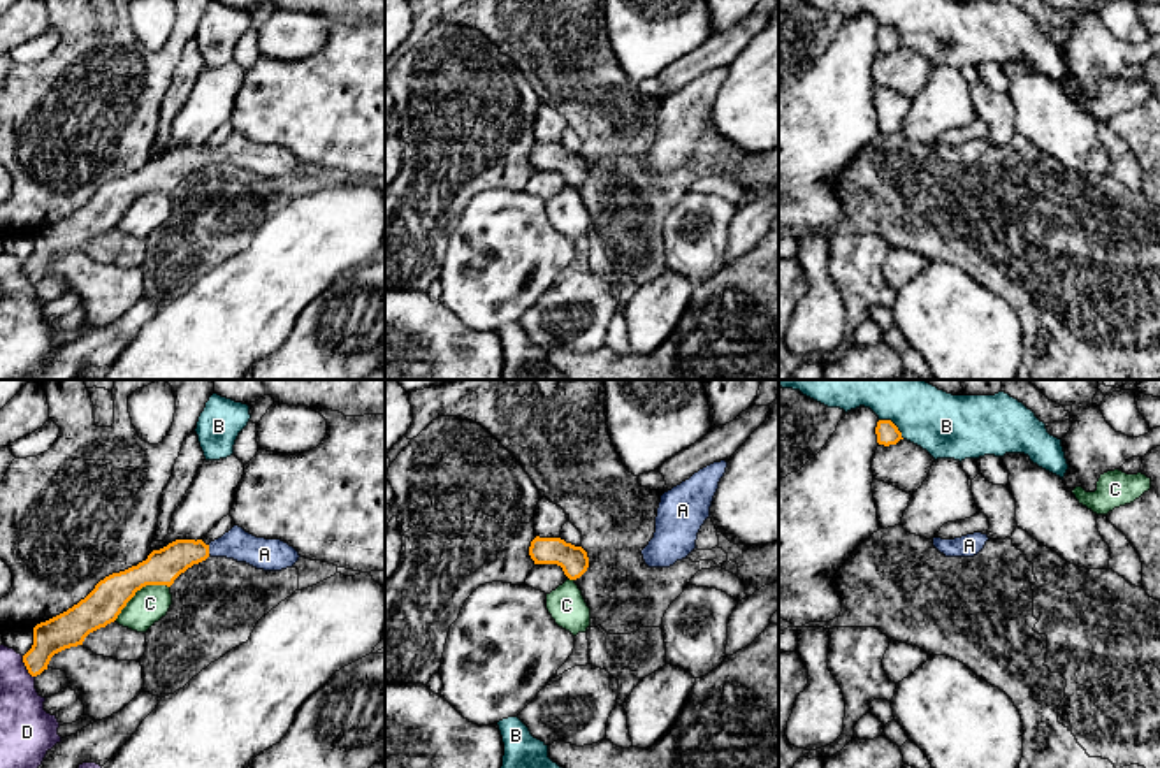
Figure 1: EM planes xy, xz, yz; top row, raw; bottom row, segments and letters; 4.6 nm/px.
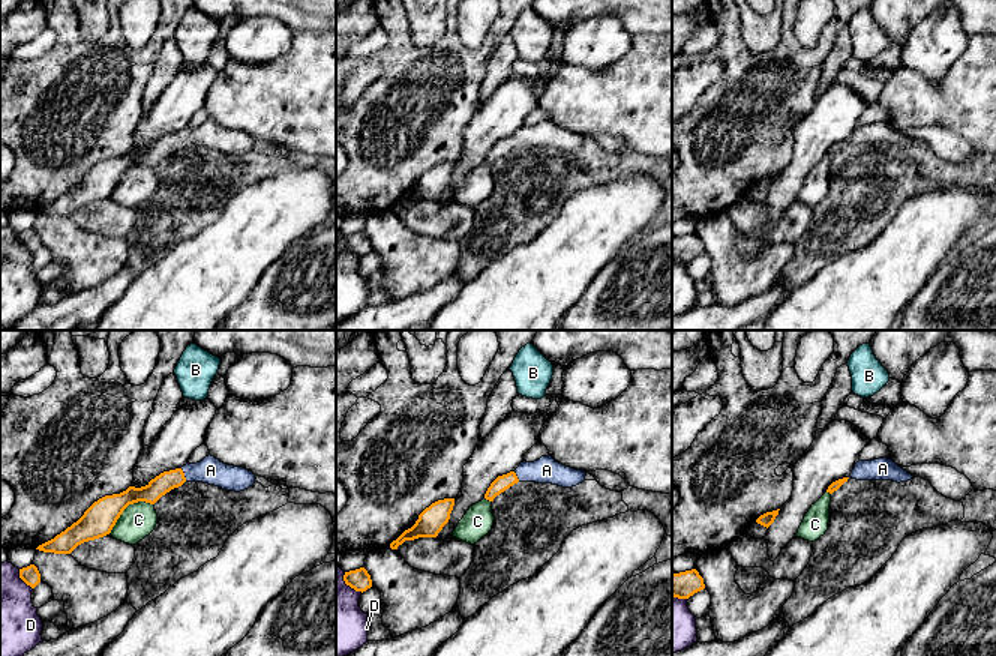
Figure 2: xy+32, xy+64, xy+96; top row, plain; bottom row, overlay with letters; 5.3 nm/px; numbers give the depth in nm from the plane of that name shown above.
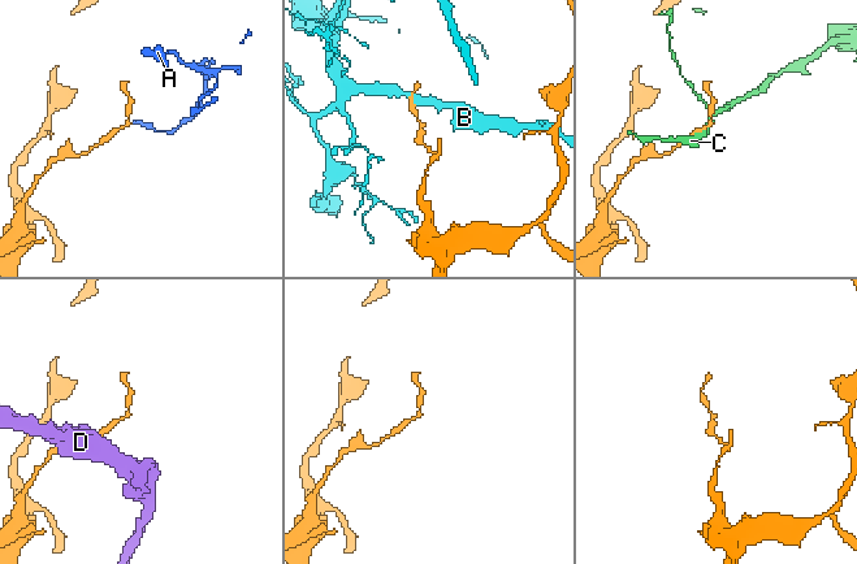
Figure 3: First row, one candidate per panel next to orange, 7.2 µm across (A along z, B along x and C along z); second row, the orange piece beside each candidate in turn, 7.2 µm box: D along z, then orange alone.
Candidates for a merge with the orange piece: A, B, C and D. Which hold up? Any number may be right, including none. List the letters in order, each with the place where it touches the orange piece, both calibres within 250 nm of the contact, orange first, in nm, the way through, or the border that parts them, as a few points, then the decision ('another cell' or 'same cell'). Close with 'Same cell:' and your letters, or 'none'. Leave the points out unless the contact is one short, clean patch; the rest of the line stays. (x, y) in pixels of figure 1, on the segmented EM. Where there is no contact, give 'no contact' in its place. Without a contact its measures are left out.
A: xy (208, 550) | 160/140 nm | across xy (162, 566), (185, 552), (208, 550), (239, 545) | same cell
B: yz (893, 424) | 100/320 nm | along yz (879, 419), (888, 419), (904, 438) | another cell
C: xy (139, 589) | 170/160 nm | another cell
D: xy (27, 666) | 160/220 nm | another cell
Same cell: A

